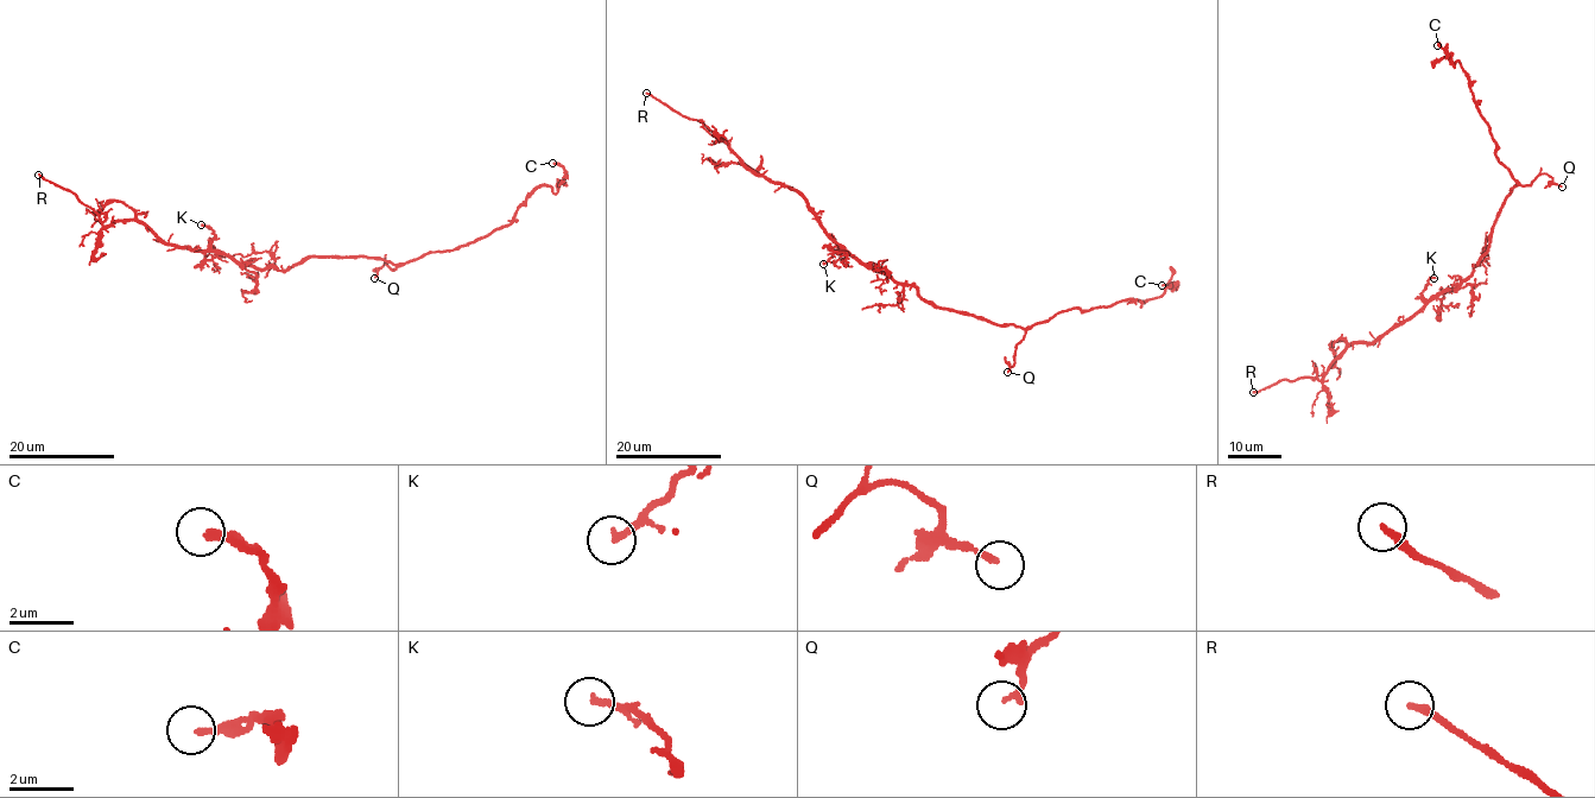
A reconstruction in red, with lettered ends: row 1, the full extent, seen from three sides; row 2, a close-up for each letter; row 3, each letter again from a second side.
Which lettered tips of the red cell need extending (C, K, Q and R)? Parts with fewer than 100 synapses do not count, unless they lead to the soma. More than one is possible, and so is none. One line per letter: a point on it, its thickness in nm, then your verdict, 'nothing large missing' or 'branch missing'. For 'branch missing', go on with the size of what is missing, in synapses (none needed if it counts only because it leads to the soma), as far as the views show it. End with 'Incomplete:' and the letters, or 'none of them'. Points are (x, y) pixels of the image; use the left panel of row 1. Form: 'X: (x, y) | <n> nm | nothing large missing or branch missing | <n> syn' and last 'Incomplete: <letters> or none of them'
C: (552, 163) | 200 nm | nothing large missing
K: (201, 225) | 200 nm | nothing large missing
Q: (374, 278) | 170 nm | nothing large missing
R: (38, 175) | 240 nm | branch missing
Incomplete: R

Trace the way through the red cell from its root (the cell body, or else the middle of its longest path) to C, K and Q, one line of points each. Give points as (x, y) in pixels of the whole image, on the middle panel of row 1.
C: (917, 290), (942, 308), (1031, 329), (1073, 309), (1160, 297), (1175, 284), (1162, 285)
K: (917, 290), (865, 267), (836, 241), (836, 252), (823, 264)
Q: (917, 290), (921, 298), (942, 308), (1025, 329), (1017, 346), (1014, 365), (1007, 372)

